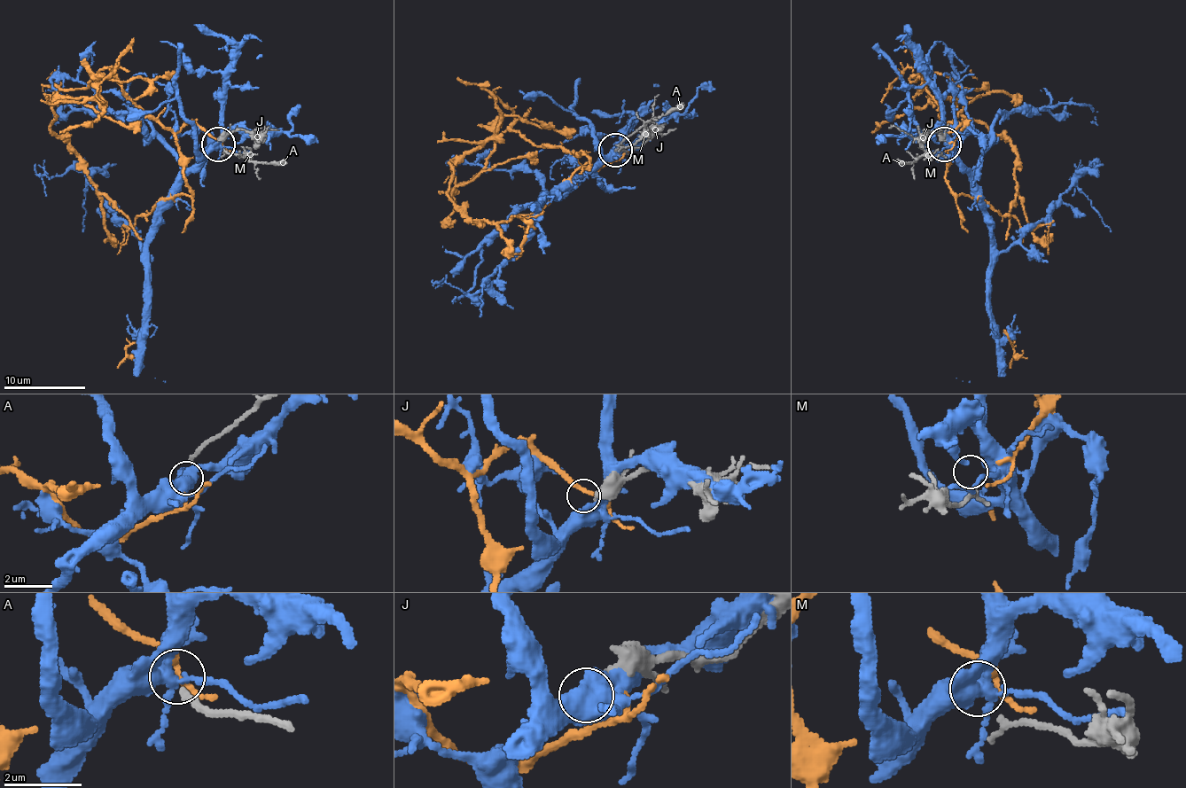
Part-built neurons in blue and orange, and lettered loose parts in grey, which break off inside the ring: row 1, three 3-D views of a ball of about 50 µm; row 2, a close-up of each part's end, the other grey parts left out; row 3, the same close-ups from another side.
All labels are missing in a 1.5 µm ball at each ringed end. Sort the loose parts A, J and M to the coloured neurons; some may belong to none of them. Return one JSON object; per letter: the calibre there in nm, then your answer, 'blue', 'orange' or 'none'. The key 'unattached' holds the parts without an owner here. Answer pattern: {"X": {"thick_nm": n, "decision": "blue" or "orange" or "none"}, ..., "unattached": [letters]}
{"A": {"thick_nm": 160, "decision": "orange"}, "J": {"thick_nm": 320, "decision": "none"}, "M": {"thick_nm": 180, "decision": "none"}, "unattached": ["J", "M"]}

